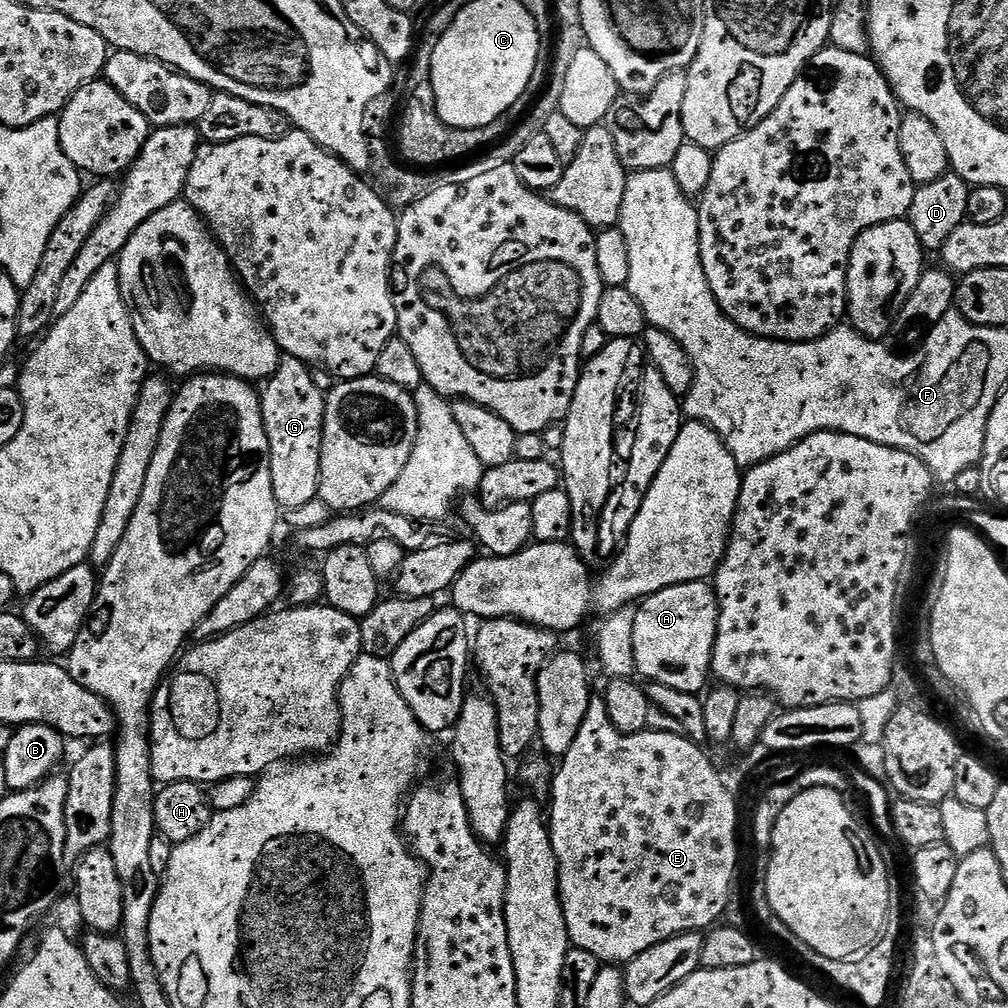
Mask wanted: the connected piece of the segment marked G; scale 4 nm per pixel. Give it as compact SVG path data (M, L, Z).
M284 356L276 373L259 389L262 418L270 438L270 478L274 482L274 498L284 510L305 506L320 494L326 392L316 385L312 375L314 372L309 365L293 356Z

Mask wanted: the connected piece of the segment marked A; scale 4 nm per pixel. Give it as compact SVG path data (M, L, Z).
M708 580L670 586L653 596L647 596L635 613L633 642L637 673L653 684L703 693L704 683L710 680L720 613L715 587Z

